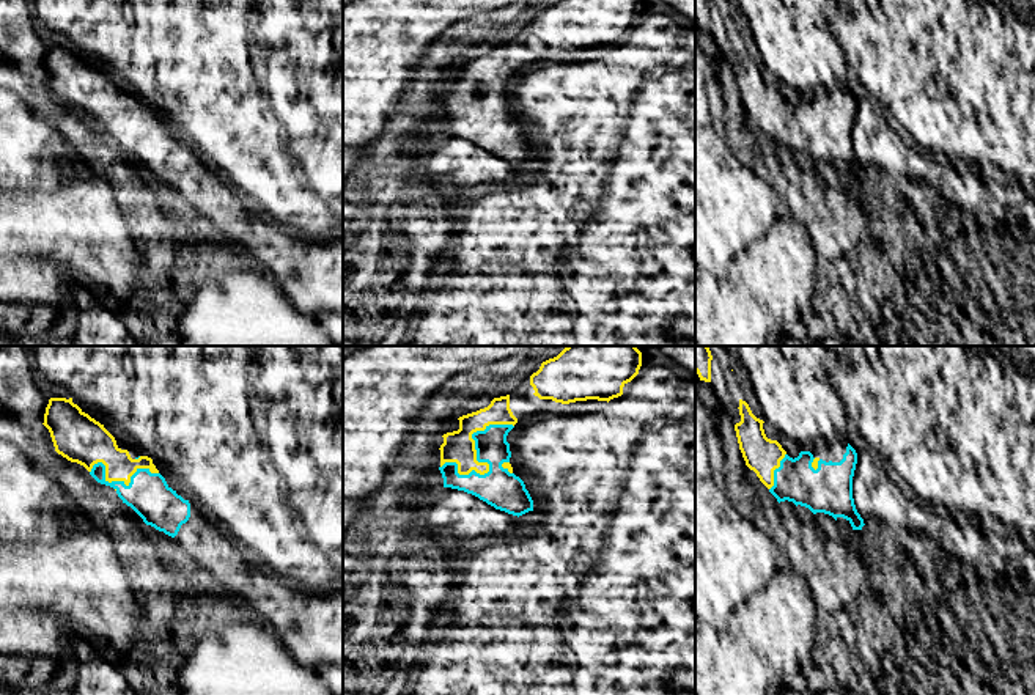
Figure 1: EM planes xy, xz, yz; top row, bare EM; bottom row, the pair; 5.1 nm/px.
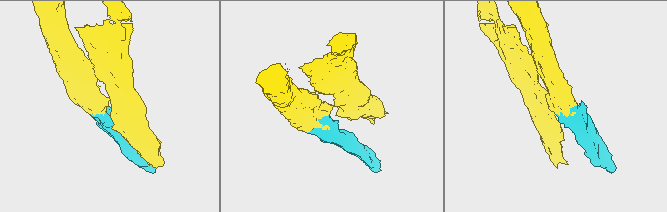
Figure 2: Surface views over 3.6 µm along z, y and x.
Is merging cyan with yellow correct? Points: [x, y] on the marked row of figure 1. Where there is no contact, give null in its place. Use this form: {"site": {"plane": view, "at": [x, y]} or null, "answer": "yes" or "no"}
{"site": {"plane": "xz", "at": [480, 461]}, "answer": "yes"}

